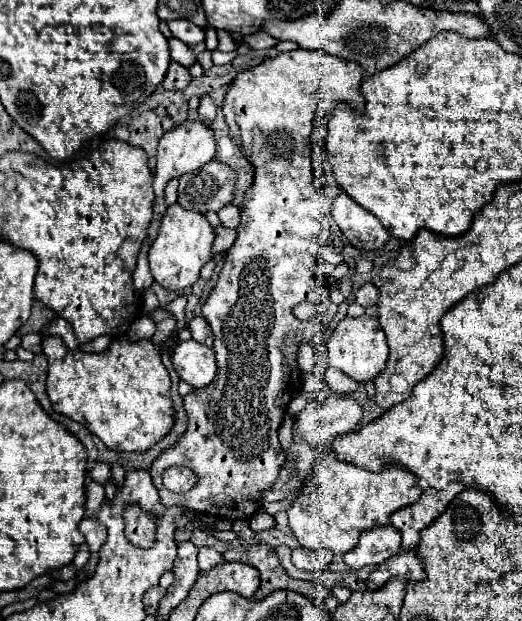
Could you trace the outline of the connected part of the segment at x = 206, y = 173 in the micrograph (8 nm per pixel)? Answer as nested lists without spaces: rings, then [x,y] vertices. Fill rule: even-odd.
[[[211,160],[197,172],[179,178],[177,204],[199,214],[209,210],[217,212],[233,200],[233,184],[235,172],[229,166]]]

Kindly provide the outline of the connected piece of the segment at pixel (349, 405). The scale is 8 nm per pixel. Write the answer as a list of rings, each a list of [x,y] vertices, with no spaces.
[[[329,396],[327,400],[319,402],[319,400],[313,400],[309,402],[297,416],[297,432],[299,436],[311,446],[311,448],[321,448],[321,450],[329,450],[333,440],[341,434],[347,434],[347,432],[353,432],[357,422],[361,420],[361,406],[349,398],[349,396]]]

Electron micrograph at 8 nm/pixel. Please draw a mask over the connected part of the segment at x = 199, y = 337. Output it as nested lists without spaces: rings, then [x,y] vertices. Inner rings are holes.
[[[193,316],[189,320],[189,330],[191,330],[191,336],[193,340],[205,344],[205,346],[211,346],[213,344],[213,334],[211,334],[211,328],[207,324],[207,320],[203,316]]]

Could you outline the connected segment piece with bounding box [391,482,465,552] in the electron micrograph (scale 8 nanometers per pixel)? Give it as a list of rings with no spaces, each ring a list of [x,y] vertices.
[[[461,482],[451,484],[447,490],[427,488],[415,504],[409,504],[391,514],[391,524],[401,532],[401,552],[413,550],[419,544],[419,532],[427,528],[459,494],[465,486]]]

